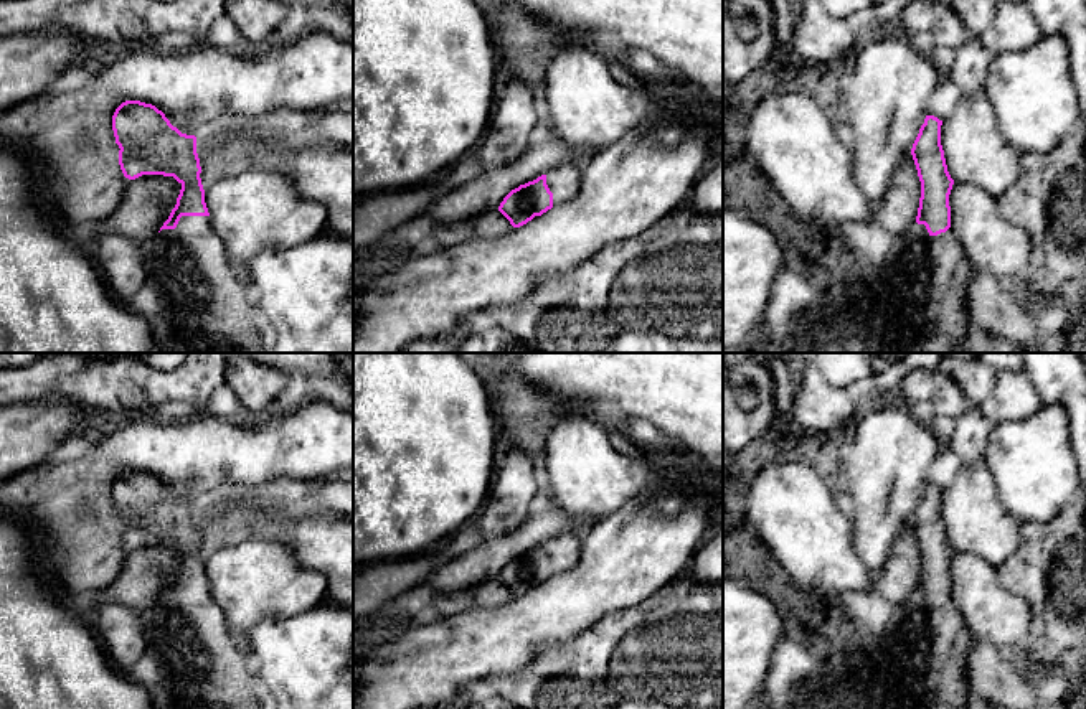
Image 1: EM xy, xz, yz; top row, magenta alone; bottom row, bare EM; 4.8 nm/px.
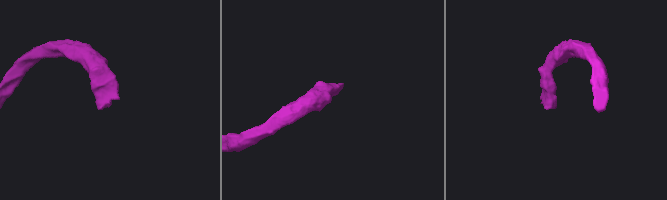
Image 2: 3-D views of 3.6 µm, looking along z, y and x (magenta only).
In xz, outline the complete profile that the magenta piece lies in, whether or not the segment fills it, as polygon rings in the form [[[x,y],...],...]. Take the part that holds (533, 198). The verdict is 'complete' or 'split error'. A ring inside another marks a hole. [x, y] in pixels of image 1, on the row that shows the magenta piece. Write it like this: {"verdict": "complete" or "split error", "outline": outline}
{"verdict": "split error", "outline": [[[583,160],[564,162],[546,175],[512,190],[498,211],[513,228],[520,228],[553,206],[573,200],[579,193],[581,176]]]}

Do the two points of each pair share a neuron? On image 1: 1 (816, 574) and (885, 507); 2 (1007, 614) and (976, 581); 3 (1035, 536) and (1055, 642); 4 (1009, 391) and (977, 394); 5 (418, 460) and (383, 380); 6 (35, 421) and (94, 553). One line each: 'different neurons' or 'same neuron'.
1: different neurons
2: same neuron
3: same neuron
4: different neurons
5: same neuron
6: different neurons

